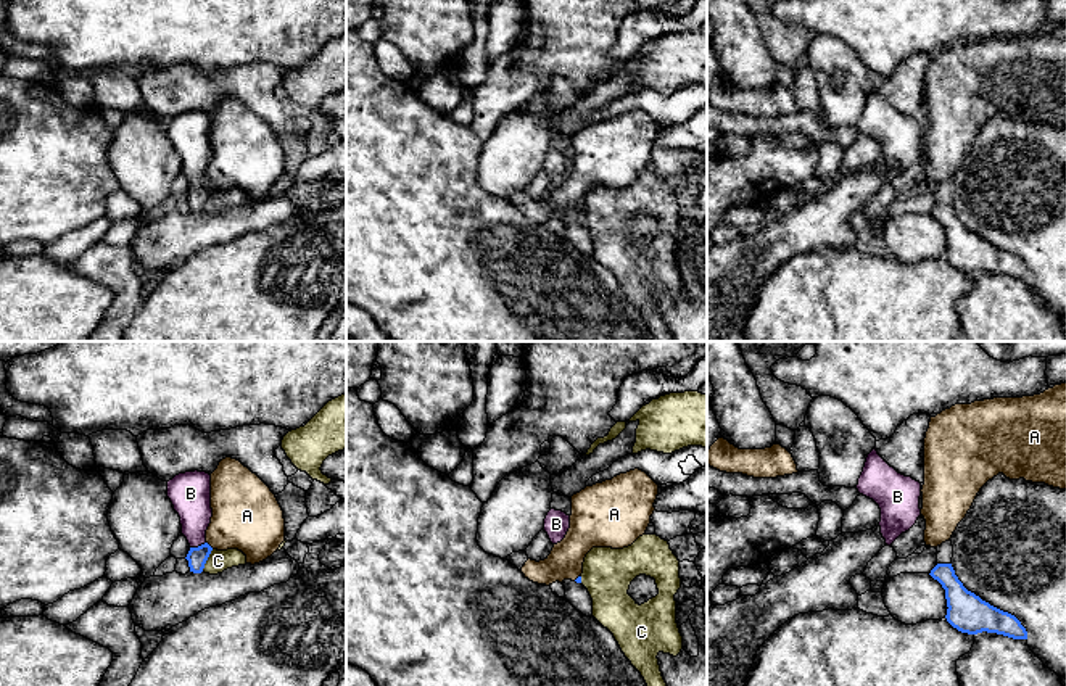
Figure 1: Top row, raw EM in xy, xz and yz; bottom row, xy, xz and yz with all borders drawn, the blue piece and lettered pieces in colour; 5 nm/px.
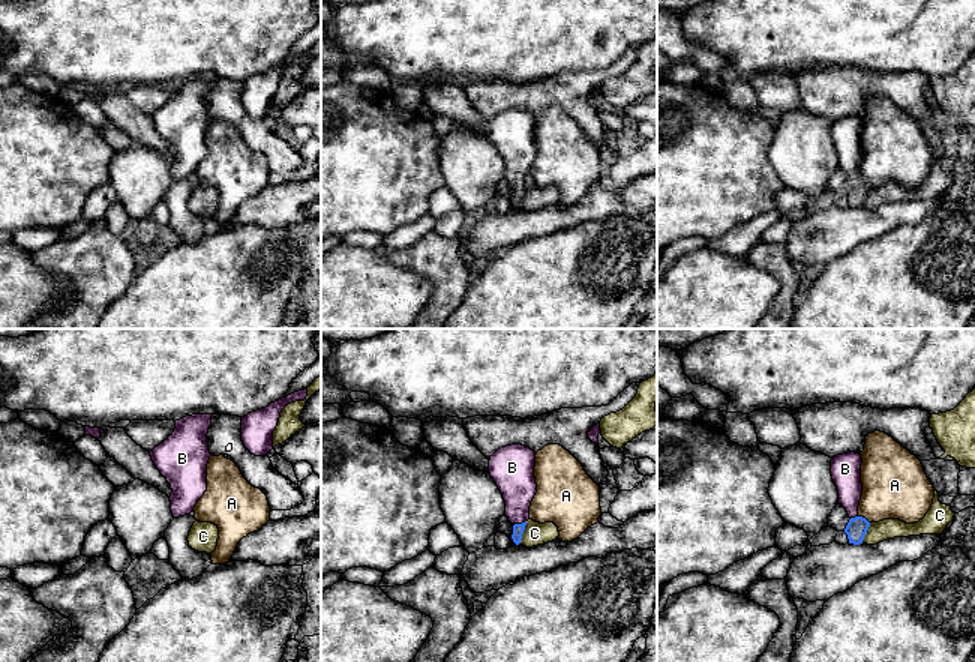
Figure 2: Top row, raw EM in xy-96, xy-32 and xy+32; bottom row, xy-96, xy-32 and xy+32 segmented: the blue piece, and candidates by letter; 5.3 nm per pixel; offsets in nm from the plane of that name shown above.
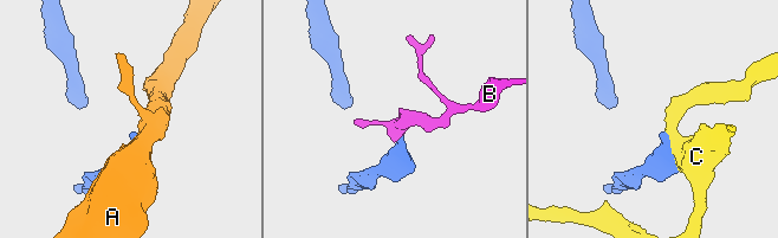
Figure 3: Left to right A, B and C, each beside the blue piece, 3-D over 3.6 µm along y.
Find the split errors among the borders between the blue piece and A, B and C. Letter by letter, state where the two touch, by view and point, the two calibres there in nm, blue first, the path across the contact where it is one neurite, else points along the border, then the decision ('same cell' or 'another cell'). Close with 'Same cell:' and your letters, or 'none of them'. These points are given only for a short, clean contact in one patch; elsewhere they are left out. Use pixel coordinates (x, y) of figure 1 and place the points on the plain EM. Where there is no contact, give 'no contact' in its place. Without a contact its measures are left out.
A: xy (208, 184) | 100/340 nm | along xy (206, 181), (213, 187) | another cell
B: xy (198, 185) | 100/190 nm | across xy (197, 197), (198, 185), (195, 150), (190, 137) | same cell
C: xy (206, 198) | 100/110 nm | another cell
Same cell: B

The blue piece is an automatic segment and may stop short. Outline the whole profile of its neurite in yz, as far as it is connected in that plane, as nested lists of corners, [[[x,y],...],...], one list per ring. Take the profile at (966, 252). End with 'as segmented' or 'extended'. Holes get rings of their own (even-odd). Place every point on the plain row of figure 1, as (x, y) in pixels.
[[[937,203],[929,214],[945,229],[948,246],[945,258],[958,271],[968,274],[987,271],[1013,279],[1027,279],[1021,261],[968,230],[955,214],[952,203]]]; as segmented

